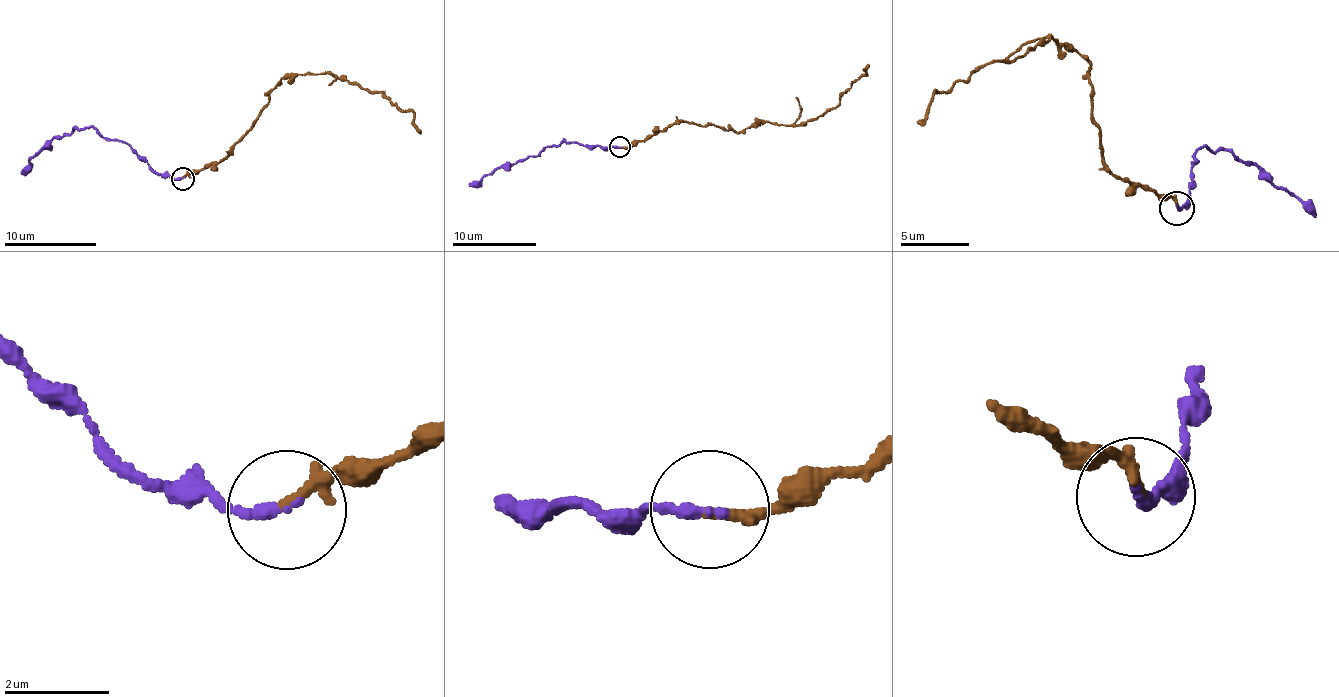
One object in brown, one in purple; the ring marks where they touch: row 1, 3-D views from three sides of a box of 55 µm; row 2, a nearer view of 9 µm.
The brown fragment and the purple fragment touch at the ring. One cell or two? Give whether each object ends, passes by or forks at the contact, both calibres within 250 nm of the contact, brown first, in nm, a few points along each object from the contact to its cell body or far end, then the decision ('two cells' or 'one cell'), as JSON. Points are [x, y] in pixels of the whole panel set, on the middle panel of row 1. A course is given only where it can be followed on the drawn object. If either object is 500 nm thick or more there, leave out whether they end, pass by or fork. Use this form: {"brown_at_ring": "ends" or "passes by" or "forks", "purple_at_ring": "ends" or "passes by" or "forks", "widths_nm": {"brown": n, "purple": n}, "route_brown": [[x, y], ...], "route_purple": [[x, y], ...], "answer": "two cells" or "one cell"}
{"brown_at_ring": "ends", "purple_at_ring": "ends", "widths_nm": {"brown": 240, "purple": 200}, "route_brown": [[619, 147], [647, 140], [679, 122], [738, 132], [759, 124], [805, 125], [836, 108], [867, 67]], "route_purple": [[619, 147], [589, 148], [565, 140], [485, 174], [470, 185]], "answer": "one cell"}

